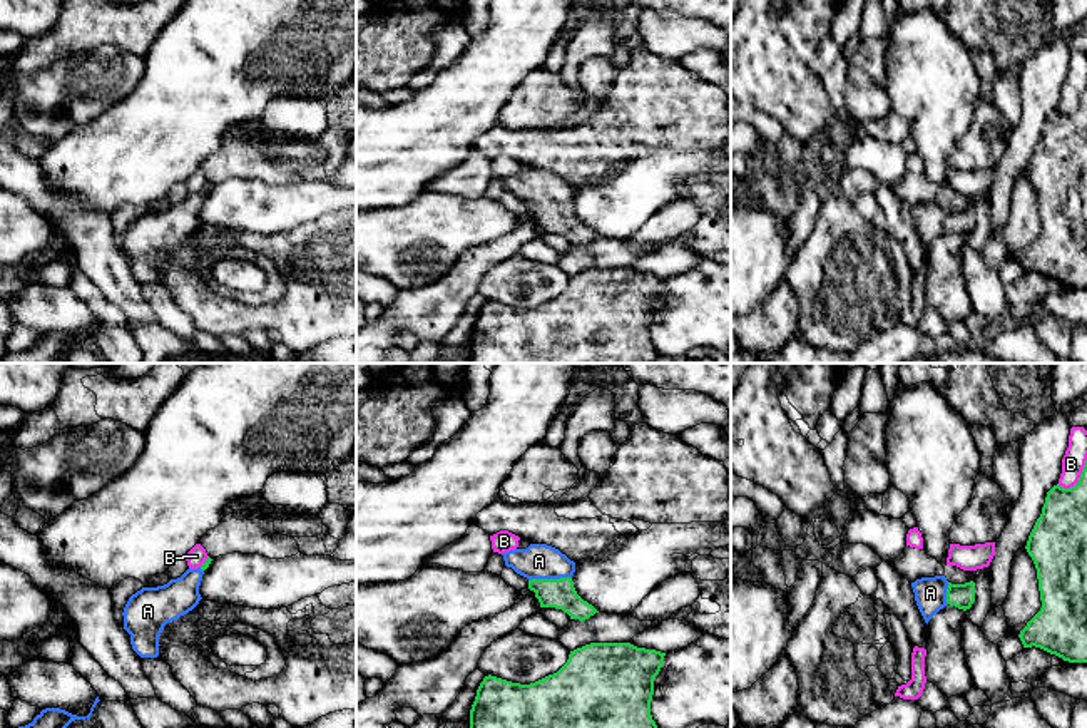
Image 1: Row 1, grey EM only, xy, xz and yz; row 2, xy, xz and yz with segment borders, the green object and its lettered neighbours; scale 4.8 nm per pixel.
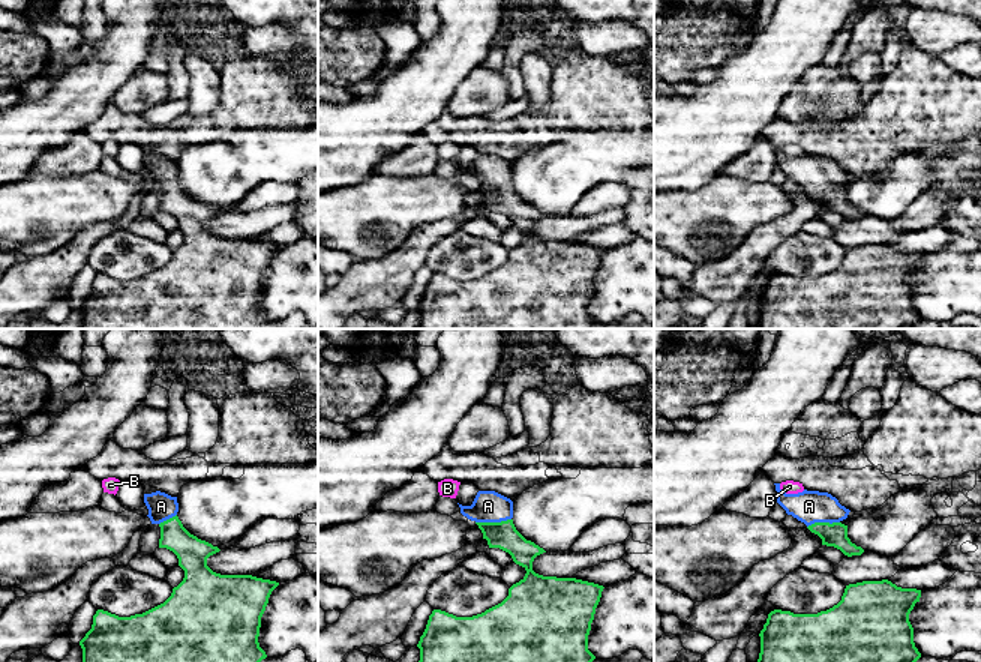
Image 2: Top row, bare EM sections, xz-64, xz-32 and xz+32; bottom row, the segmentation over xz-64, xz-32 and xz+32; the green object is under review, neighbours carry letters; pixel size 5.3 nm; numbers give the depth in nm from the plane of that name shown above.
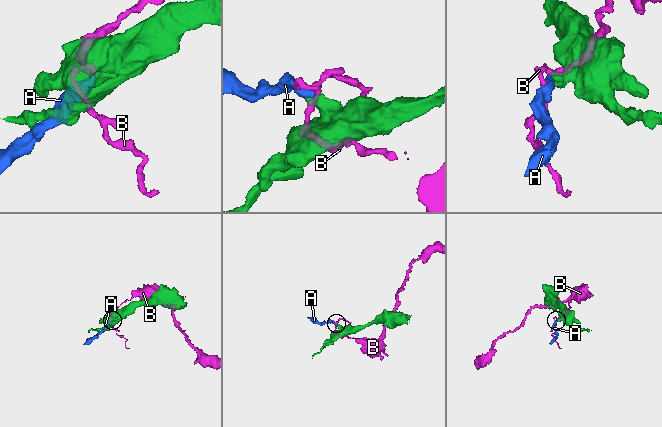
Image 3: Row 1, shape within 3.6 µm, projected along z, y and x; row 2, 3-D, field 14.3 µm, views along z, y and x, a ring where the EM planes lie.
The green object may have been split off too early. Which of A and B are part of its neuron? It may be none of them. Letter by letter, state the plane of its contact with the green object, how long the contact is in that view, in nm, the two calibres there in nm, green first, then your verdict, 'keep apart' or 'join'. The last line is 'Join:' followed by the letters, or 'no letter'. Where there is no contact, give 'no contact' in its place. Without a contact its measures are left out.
A: meets green in xz; contact 200 nm long; 140 nm thick on the green side, 180 nm on the other; join
B: meets green in yz; contact 190 nm long; 240 nm thick on the green side, 110 nm on the other; keep apart
Join: A

